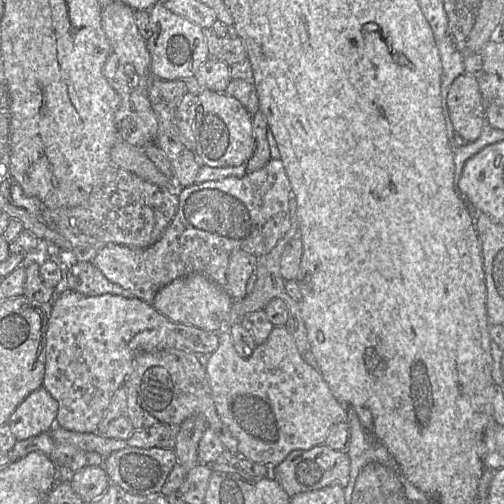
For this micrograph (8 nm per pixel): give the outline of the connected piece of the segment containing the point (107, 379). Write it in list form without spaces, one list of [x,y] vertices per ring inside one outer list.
[[[70,290],[60,293],[52,301],[49,310],[43,381],[43,387],[58,402],[56,425],[74,432],[96,432],[111,397],[123,386],[139,354],[177,349],[194,353],[199,358],[212,354],[218,344],[218,333],[176,323],[158,312],[152,304],[137,297],[126,298],[112,294],[84,296]]]

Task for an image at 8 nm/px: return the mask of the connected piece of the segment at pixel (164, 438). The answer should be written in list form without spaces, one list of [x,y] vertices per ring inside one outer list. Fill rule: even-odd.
[[[156,424],[137,429],[126,440],[128,447],[174,449],[180,425]]]

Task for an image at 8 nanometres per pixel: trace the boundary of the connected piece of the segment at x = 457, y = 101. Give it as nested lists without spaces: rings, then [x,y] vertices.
[[[464,73],[450,86],[448,109],[456,132],[468,142],[479,138],[485,123],[485,109],[478,79]]]

